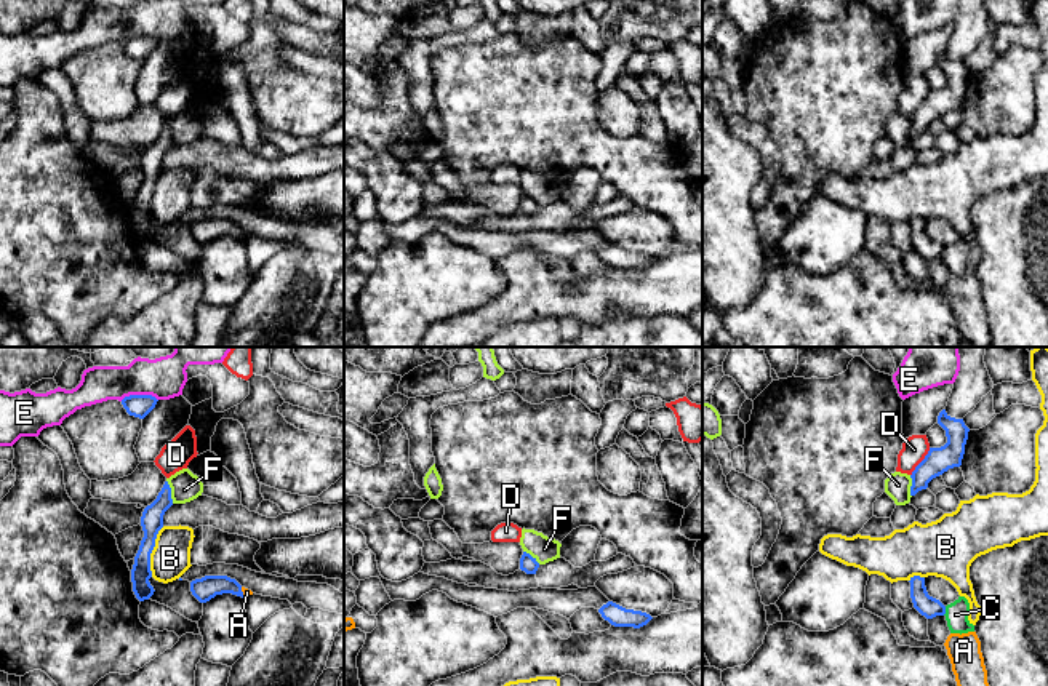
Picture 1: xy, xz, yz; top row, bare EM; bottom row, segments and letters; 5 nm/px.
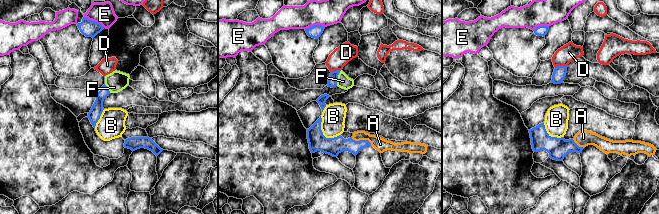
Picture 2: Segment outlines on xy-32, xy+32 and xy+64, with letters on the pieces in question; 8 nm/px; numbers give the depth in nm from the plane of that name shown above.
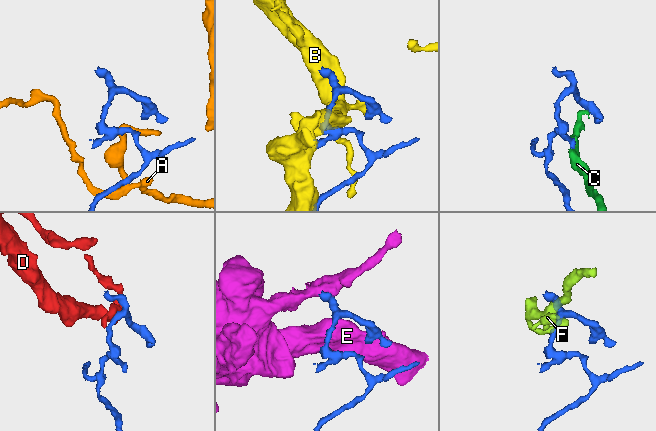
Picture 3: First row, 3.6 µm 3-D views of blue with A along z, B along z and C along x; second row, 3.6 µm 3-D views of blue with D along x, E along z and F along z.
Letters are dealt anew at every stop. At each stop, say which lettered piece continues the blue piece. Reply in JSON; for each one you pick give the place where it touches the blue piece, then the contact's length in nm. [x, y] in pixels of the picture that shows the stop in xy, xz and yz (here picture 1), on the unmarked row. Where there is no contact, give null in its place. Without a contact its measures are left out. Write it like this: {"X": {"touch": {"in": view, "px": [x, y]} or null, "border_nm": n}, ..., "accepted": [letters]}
{"accepted": []}

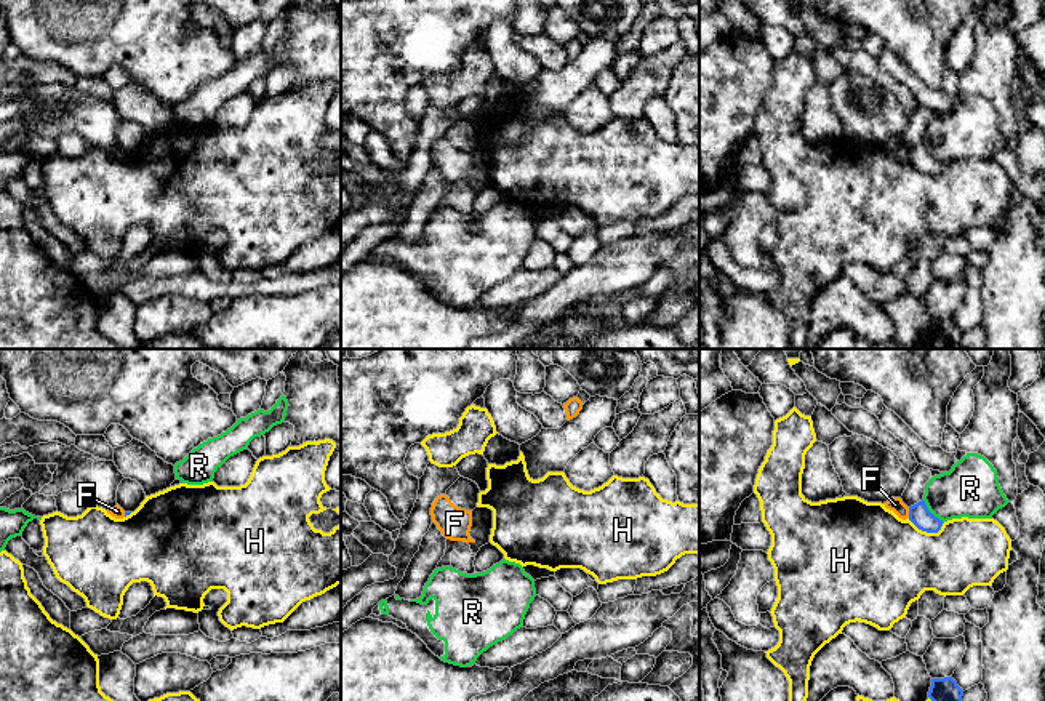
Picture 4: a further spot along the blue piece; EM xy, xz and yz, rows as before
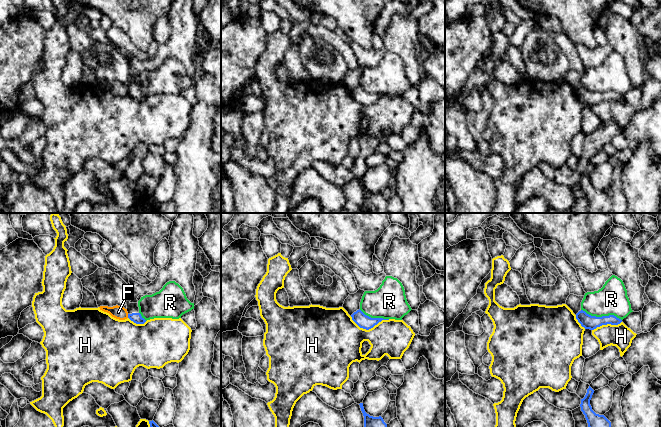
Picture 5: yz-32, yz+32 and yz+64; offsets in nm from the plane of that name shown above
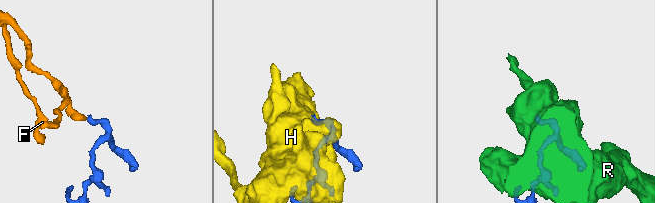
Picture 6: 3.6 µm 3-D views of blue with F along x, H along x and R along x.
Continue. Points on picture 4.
{"accepted": []}

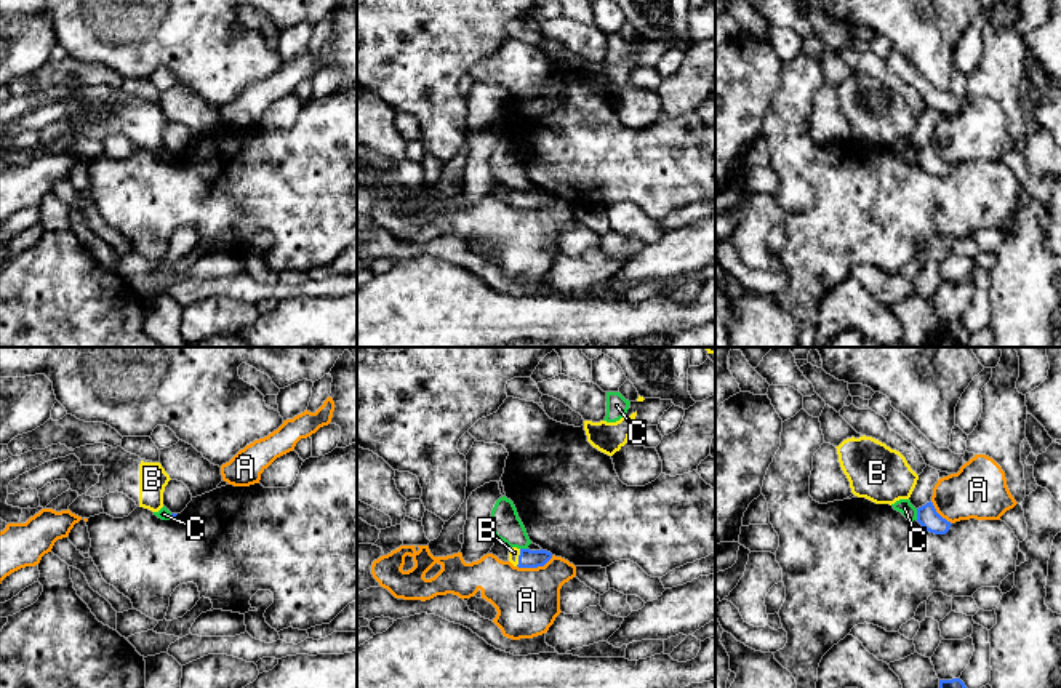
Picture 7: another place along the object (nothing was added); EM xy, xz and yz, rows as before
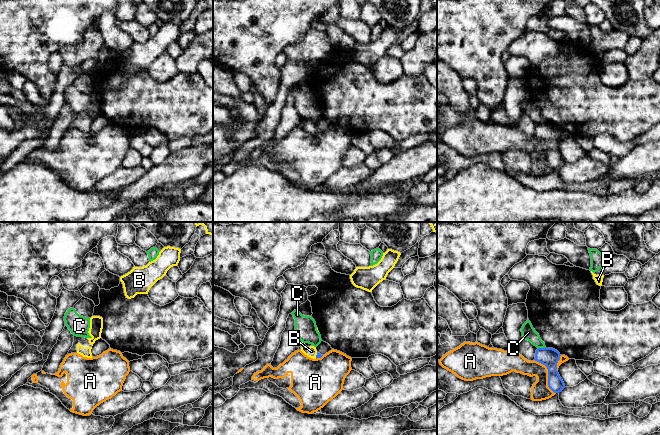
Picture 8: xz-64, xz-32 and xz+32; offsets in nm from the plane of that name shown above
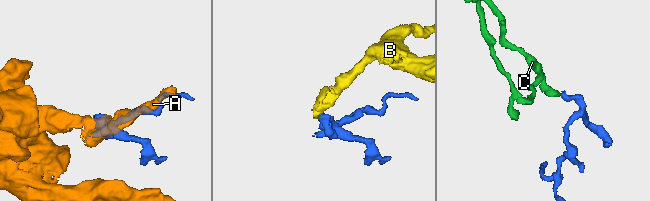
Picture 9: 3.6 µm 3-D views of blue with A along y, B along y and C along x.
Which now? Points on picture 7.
{"B": {"touch": {"in": "xz", "px": [519, 199]}, "border_nm": 90}, "accepted": ["B"]}

